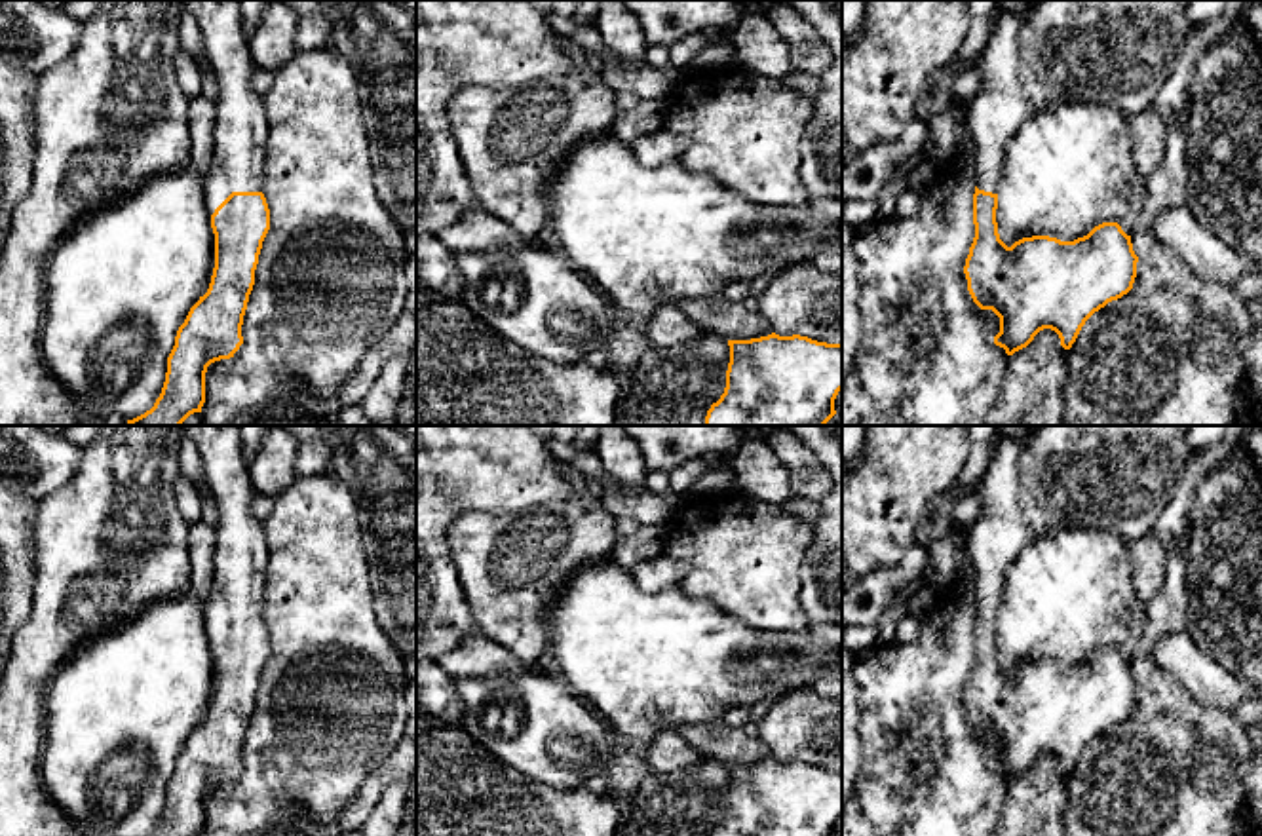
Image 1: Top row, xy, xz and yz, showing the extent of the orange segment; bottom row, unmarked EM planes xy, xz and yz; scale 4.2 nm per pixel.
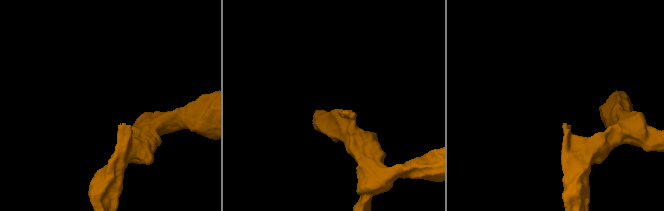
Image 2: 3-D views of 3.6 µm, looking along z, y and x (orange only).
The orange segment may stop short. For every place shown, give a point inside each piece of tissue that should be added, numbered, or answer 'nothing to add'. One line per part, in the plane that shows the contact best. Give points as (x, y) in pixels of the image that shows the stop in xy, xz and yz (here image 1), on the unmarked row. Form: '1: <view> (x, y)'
1: xy (240, 555)

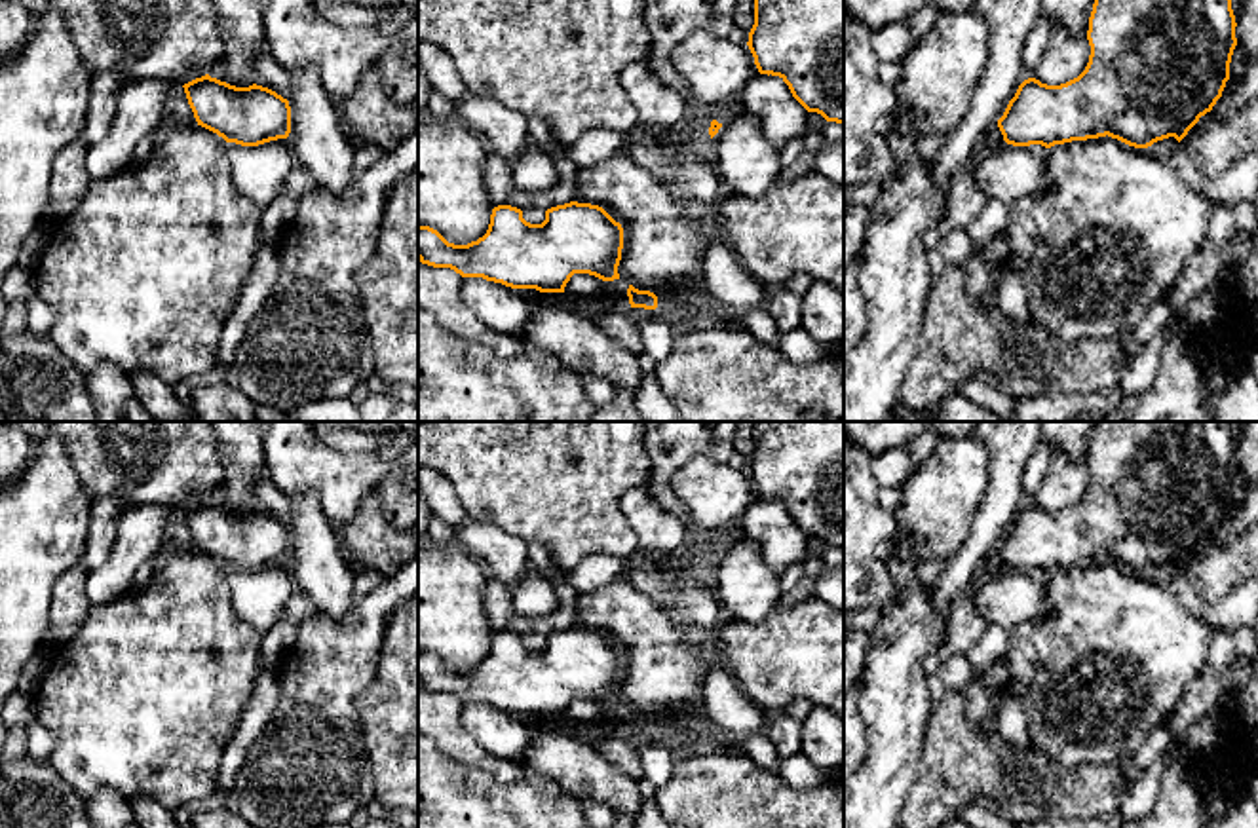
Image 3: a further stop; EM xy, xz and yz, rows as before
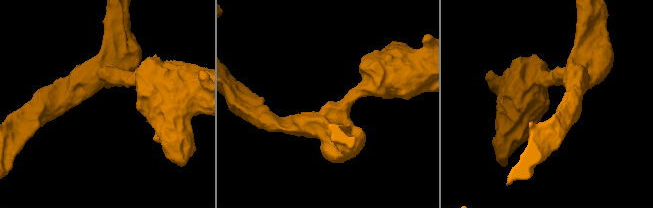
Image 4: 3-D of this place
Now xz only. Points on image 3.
nothing to add

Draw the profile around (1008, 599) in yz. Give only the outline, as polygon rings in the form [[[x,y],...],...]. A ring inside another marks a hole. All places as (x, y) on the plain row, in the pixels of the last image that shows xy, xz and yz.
[[[1001,570],[975,585],[973,598],[990,625],[1003,630],[1039,619],[1047,613],[1043,591],[1047,574],[1041,570]]]

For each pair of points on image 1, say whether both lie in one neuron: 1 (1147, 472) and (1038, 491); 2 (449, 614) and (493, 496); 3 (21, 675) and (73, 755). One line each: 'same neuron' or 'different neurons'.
1: same neuron
2: same neuron
3: different neurons

